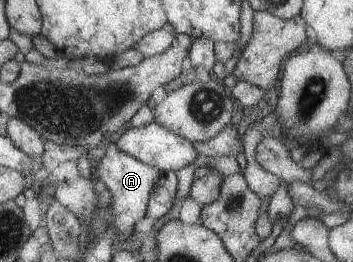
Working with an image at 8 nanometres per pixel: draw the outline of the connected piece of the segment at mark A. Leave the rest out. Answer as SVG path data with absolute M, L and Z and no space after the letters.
M110 142L110 146L104 149L101 159L94 178L100 179L111 190L112 203L108 210L110 226L114 227L119 235L128 238L134 232L136 224L144 220L152 189L160 180L163 171L126 154L113 142Z

